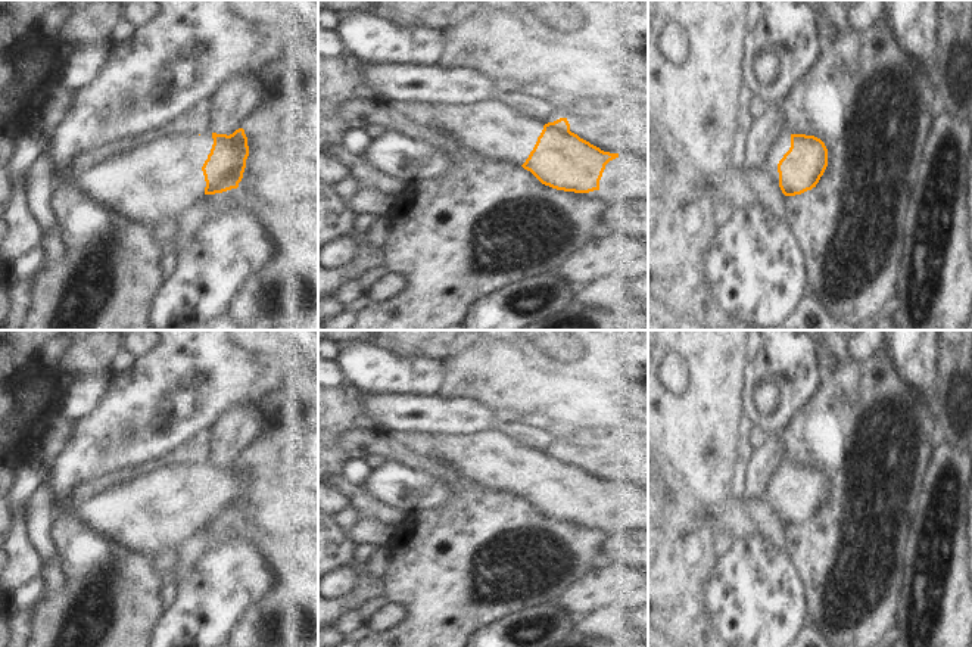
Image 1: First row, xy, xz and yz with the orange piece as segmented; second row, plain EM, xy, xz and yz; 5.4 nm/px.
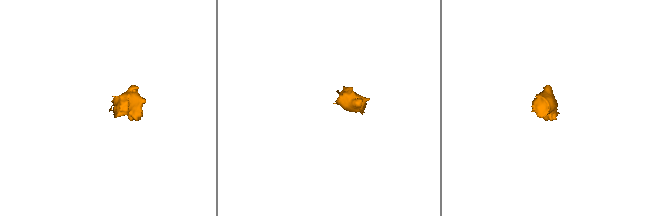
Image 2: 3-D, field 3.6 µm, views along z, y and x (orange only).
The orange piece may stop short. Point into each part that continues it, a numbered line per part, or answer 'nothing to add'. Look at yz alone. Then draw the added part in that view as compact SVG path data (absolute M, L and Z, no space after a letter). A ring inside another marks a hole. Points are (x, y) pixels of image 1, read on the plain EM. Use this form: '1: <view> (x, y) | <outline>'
1: yz (769, 503) | M782 461L775 476L770 479L767 492L761 498L758 513L779 513L778 494L791 478L791 464Z

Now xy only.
1: xy (150, 513) | M166 461L90 495L74 510L96 534L155 557L169 548L180 550L205 526L202 497L212 475L212 461L200 466Z

